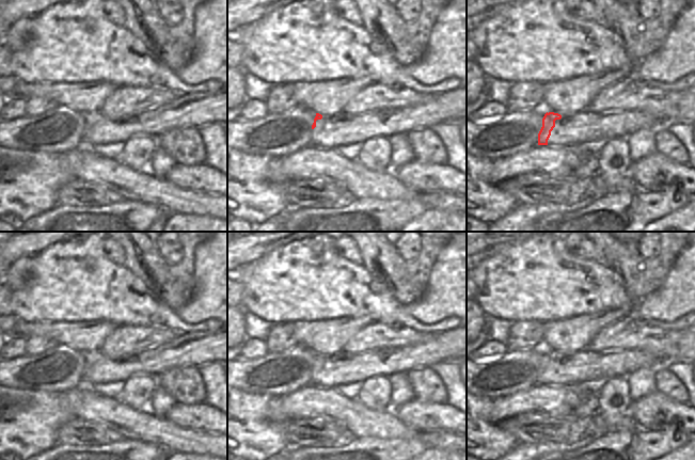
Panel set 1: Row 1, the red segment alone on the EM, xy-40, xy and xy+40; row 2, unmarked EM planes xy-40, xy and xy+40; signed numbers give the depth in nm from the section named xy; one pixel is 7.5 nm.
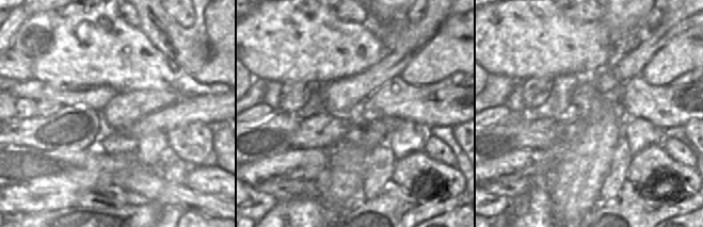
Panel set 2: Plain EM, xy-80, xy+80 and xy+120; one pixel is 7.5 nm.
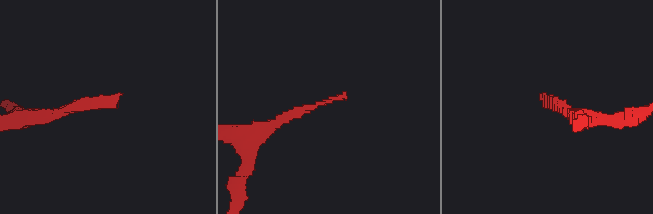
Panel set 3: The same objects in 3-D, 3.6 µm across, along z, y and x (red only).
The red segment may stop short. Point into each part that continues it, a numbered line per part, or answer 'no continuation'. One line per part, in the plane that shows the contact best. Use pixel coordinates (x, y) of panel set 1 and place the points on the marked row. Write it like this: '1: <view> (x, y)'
1: xy+40 (570, 130)

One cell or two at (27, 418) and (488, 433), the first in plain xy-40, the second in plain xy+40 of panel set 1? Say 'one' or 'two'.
one

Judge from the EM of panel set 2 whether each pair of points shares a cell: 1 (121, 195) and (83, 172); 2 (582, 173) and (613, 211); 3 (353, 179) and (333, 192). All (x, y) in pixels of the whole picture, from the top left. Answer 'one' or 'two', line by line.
1: two
2: two
3: one

